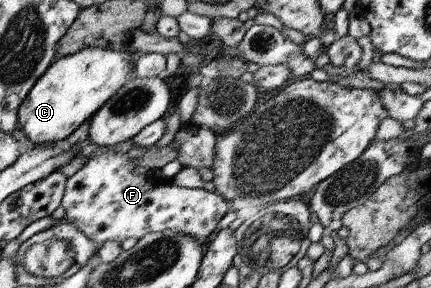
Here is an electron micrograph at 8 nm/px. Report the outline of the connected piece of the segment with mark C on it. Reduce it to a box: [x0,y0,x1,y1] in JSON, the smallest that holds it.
[17,47,135,143]

